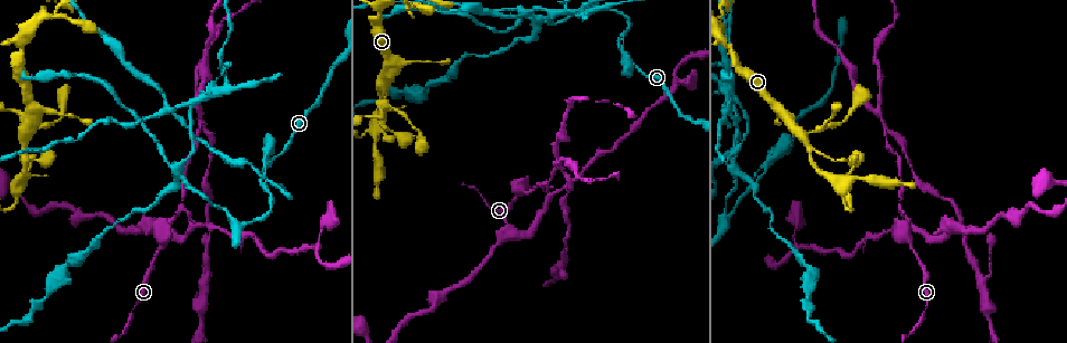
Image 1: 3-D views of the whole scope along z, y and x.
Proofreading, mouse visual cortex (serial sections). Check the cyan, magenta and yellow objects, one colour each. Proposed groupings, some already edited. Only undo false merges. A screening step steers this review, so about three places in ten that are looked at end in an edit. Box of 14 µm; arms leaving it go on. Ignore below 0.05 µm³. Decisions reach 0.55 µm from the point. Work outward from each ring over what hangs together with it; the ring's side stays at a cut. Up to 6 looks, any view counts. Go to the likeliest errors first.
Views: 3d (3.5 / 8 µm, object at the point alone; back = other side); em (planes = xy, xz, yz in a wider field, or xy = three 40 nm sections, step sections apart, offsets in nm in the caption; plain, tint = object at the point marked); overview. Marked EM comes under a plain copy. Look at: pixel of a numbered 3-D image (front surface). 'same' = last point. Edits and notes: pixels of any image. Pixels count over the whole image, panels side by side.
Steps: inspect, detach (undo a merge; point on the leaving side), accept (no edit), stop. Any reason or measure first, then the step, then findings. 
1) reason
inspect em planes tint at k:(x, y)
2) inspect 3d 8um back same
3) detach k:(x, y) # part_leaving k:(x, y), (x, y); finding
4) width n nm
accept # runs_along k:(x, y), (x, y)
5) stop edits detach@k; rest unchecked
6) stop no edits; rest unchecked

branch point
inspect 3d 3.5um at 1:(536, 182)

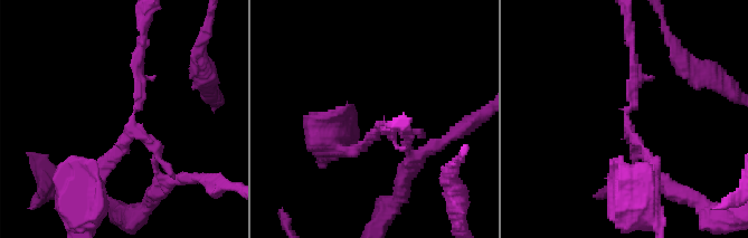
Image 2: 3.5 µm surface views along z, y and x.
arms 3; arm_widths 150, 150, 200 nm
inspect em xy step 2 tint at 2:(382, 124)

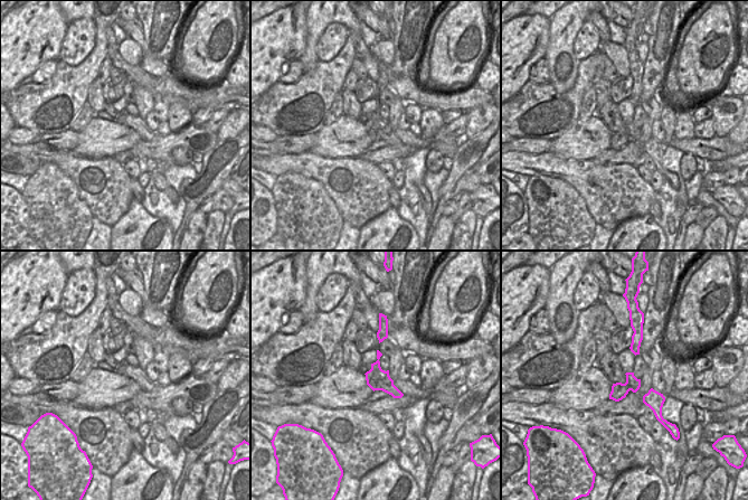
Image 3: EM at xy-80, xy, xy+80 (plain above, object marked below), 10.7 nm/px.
detach 2:(166, 165) # part_leaving 2:(140, 134), (157, 148), (150, 202); two cells meet here

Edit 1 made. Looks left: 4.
see it whole again
inspect overview

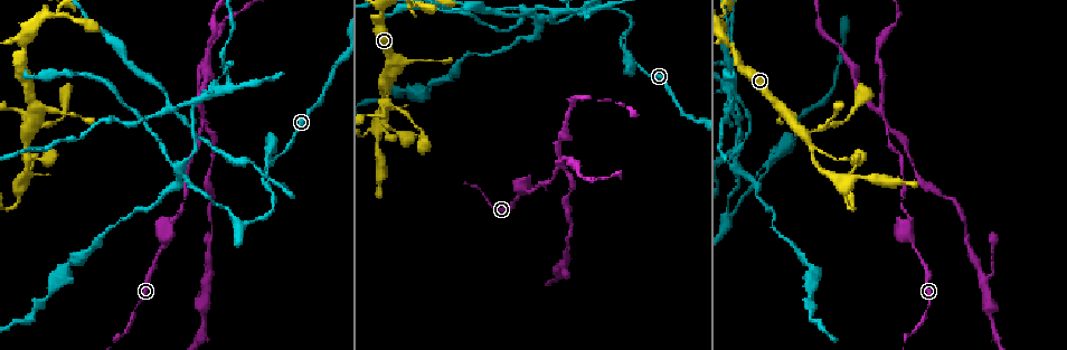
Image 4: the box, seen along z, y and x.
narrows sharply
inspect 3d 3.5um at 4:(25, 154)

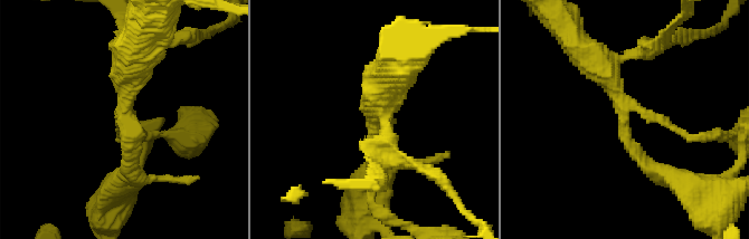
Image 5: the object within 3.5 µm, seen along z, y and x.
inspect em xy step 2 tint at 5:(122, 125)

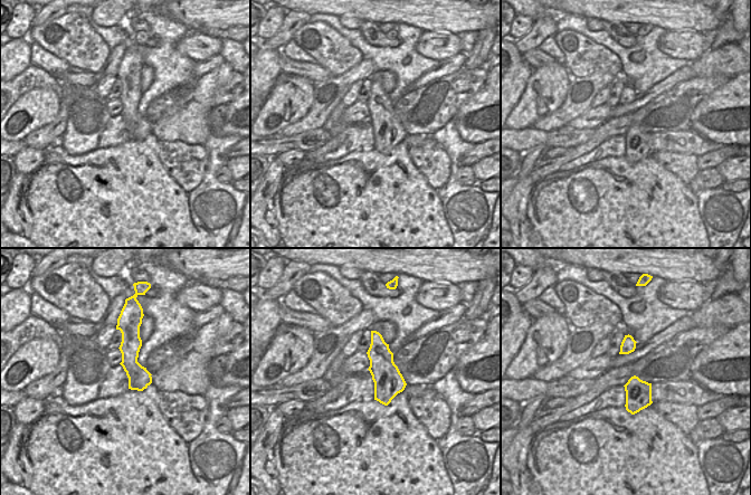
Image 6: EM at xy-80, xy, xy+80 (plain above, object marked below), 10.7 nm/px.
arms 3; arm_widths 150, 250, 400 nm
accept # runs_along 6:(122, 325), (140, 388); all the same cell

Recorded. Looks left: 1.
stop edits detach@2; rest unchecked

